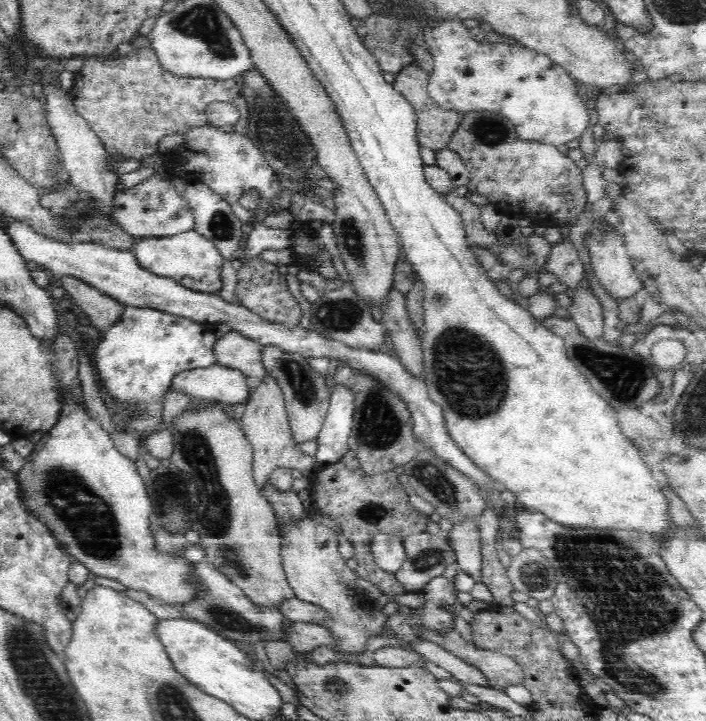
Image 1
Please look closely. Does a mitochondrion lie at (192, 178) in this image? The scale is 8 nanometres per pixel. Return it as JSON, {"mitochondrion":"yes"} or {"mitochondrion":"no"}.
{"mitochondrion":"no"}

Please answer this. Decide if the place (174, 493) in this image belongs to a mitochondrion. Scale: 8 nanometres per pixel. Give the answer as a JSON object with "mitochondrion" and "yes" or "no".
{"mitochondrion":"yes"}

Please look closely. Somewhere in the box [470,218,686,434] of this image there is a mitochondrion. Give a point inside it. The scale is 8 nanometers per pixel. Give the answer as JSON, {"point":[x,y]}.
{"point":[623,377]}

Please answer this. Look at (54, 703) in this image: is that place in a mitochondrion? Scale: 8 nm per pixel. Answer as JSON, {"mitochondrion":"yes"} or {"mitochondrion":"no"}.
{"mitochondrion":"yes"}

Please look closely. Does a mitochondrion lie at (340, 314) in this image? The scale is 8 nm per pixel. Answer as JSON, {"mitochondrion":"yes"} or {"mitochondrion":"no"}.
{"mitochondrion":"yes"}

